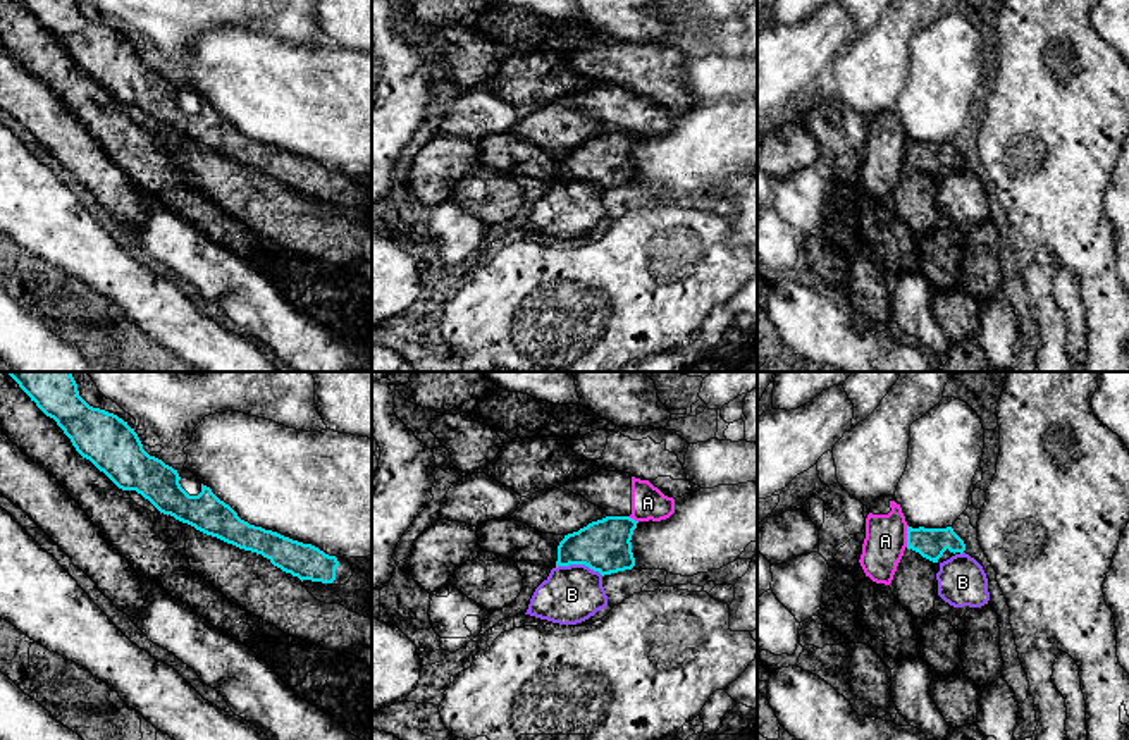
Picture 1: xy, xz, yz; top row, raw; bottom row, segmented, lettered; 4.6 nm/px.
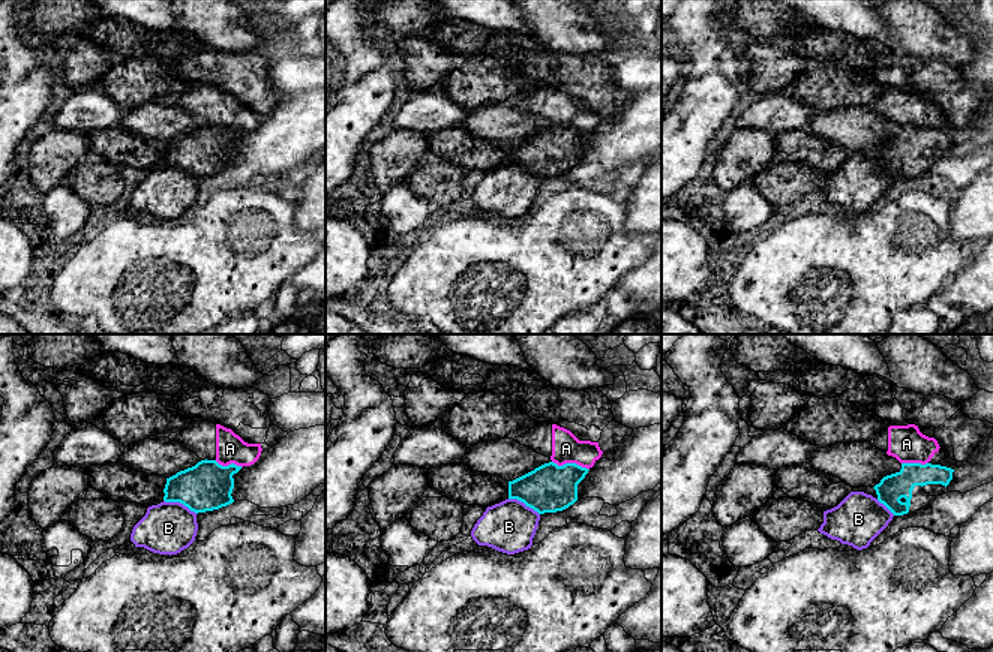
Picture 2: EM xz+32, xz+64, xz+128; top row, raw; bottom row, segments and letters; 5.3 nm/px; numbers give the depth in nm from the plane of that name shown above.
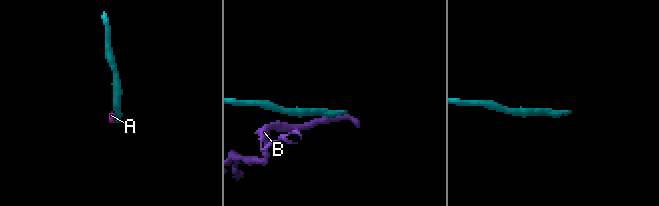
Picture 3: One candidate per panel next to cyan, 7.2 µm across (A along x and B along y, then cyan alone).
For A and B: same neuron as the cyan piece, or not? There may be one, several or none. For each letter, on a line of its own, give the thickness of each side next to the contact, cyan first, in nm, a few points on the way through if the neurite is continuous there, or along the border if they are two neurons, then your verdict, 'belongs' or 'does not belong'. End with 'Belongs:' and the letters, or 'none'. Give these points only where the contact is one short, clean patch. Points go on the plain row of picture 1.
A: 140 nm thick on the cyan side, 190 nm on the other; border along yz (907, 140), (906, 160); does not belong
B: 240 nm thick on the cyan side, 280 nm on the other; border along xz (556, 181), (587, 179), (603, 190); does not belong
Belongs: none

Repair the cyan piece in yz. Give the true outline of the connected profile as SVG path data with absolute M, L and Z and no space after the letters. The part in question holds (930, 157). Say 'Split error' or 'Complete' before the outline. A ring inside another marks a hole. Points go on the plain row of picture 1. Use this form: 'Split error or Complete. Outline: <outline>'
Split error. Outline: M907 141L907 163L919 167L922 172L933 177L943 177L955 169L962 169L966 165L966 158L953 146L952 141L947 143Z

